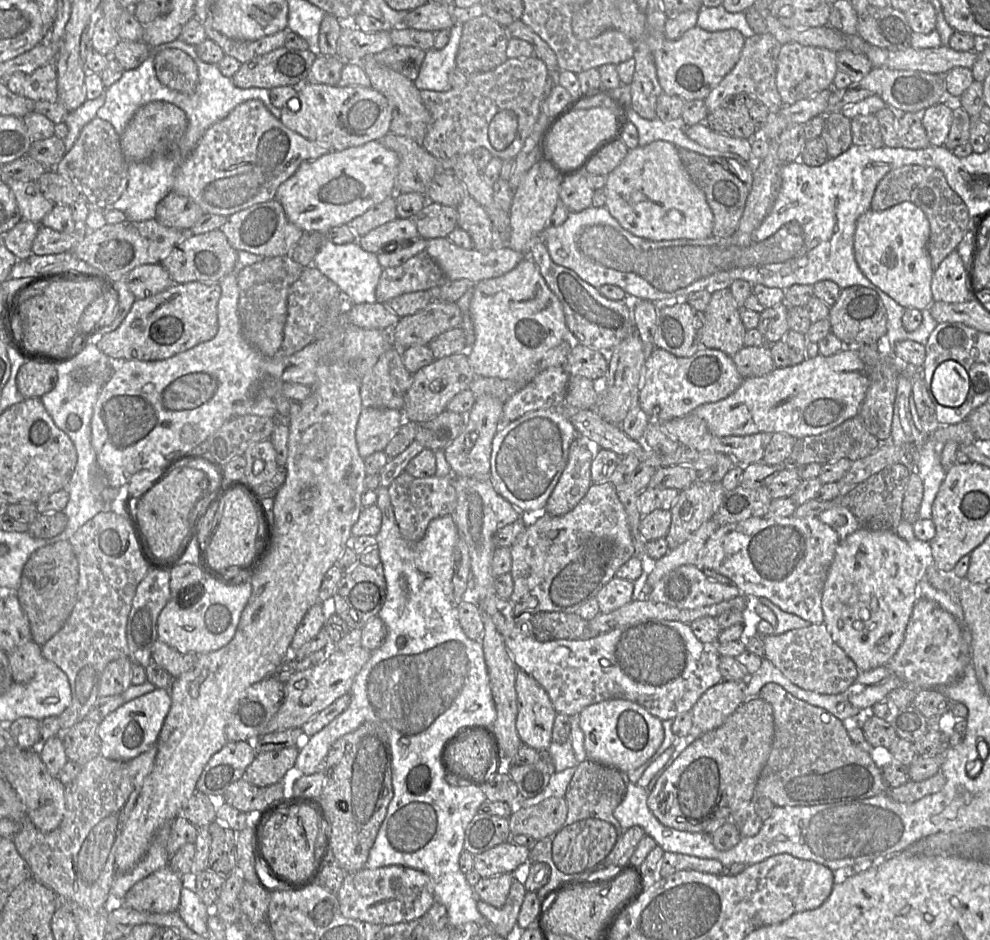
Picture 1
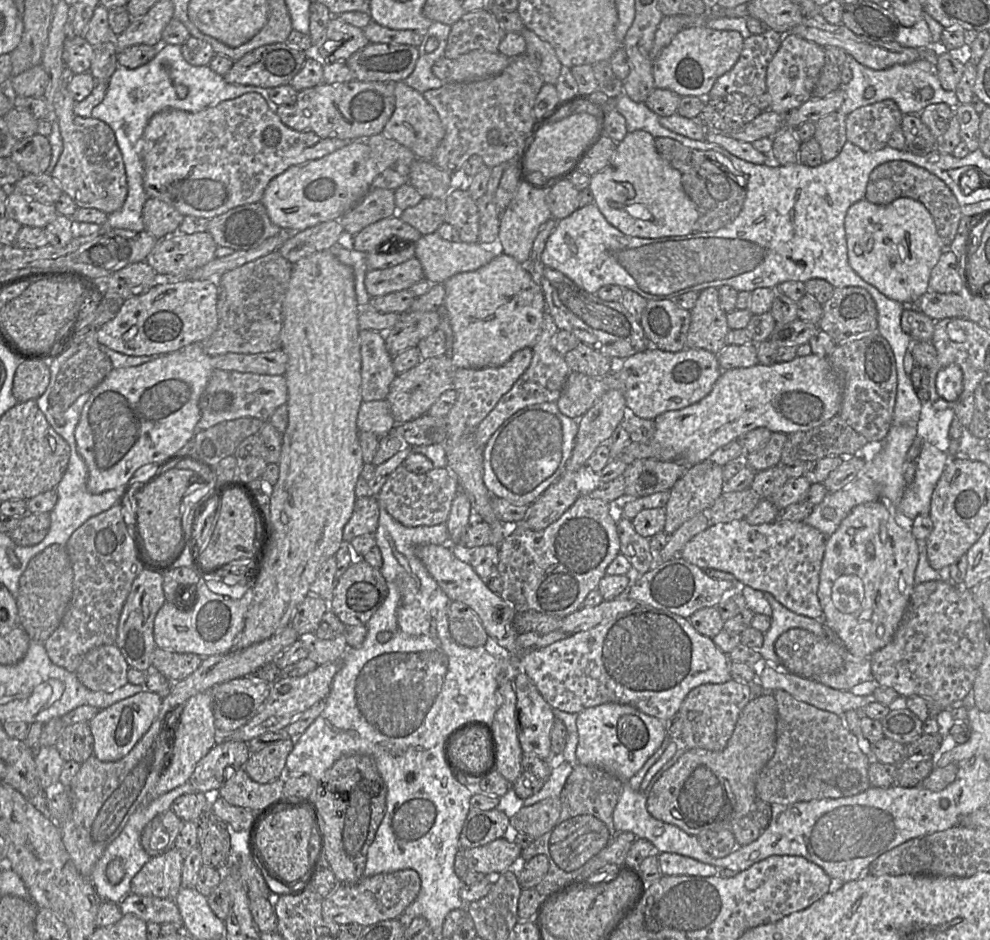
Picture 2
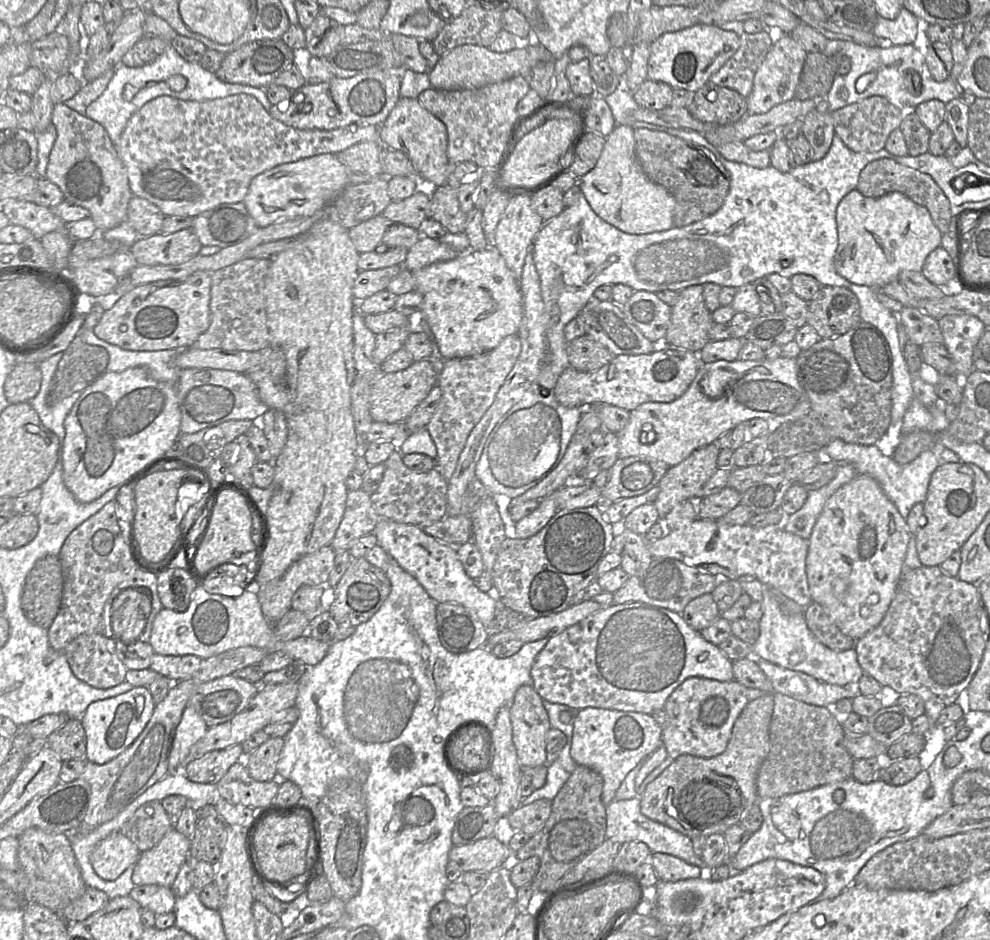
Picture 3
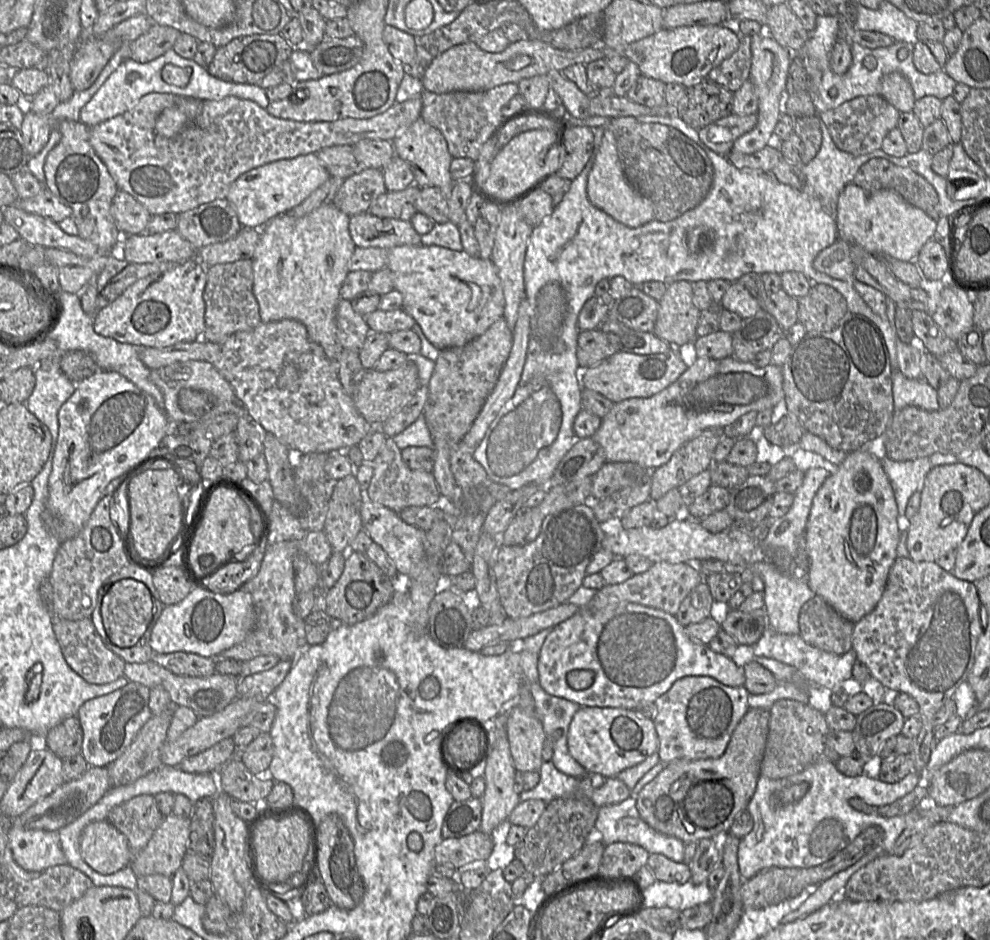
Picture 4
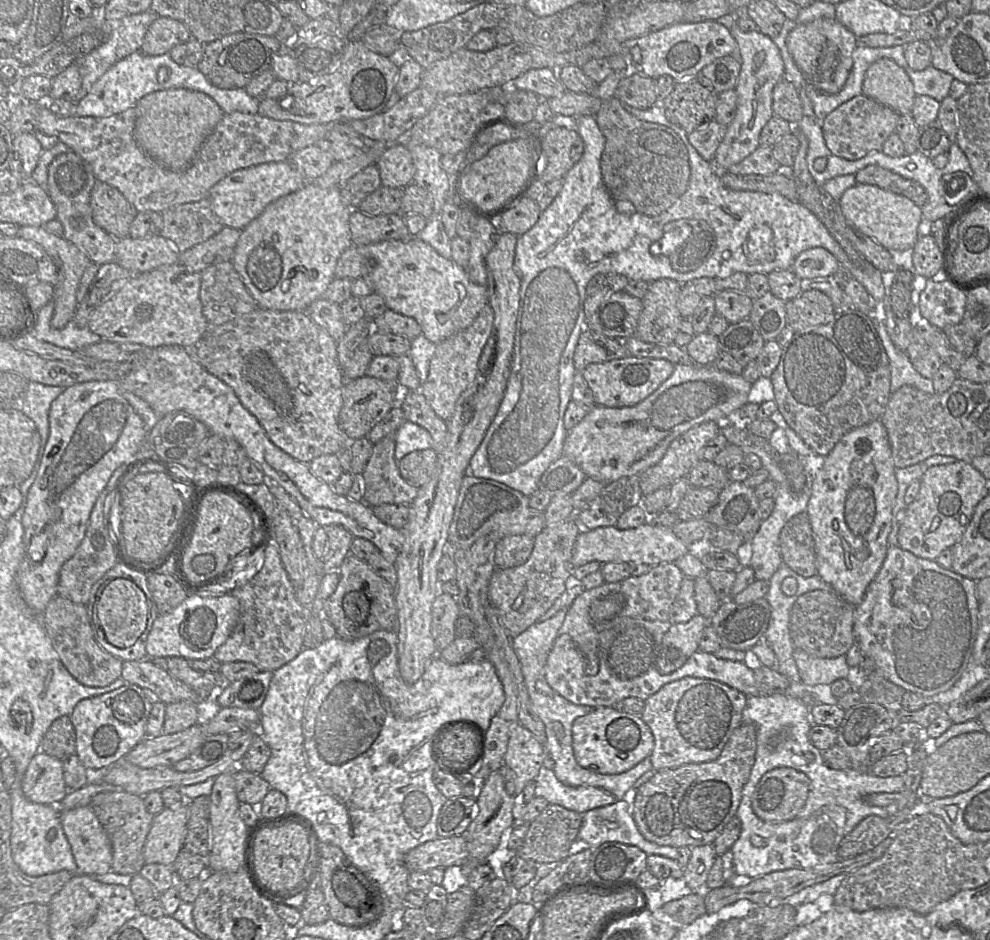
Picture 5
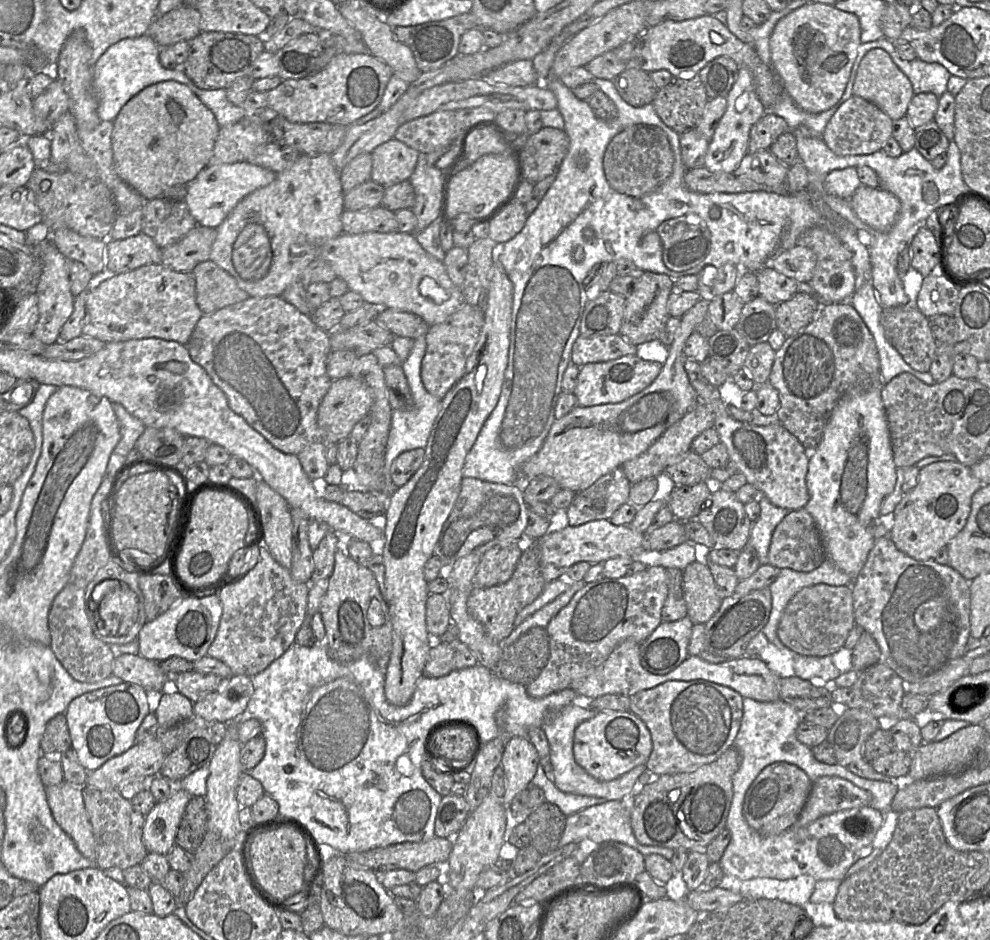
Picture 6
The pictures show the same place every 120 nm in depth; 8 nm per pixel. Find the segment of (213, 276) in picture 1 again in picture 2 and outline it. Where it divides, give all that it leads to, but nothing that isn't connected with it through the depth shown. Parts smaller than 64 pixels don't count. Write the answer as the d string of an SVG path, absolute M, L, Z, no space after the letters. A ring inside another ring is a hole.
M206 232L173 235L158 239L146 262L161 275L189 275L214 259L218 245Z

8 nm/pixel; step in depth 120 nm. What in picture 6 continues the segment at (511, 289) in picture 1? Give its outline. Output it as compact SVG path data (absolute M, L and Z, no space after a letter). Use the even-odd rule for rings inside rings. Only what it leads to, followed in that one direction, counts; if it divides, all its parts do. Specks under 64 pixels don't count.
M400 231L391 233L367 232L362 234L342 233L325 241L319 247L319 257L327 261L337 277L342 278L350 291L359 293L365 302L398 311L411 312L420 316L430 327L448 319L465 303L463 291L450 280L442 261L438 260L417 241L414 234Z

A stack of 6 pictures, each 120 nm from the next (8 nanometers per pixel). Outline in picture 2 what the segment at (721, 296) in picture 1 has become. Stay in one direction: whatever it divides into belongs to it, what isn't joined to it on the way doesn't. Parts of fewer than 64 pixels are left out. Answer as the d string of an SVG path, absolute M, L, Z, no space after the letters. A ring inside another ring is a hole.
M718 288L700 291L690 315L687 348L704 349L717 354L728 345L730 328L727 313L720 307Z

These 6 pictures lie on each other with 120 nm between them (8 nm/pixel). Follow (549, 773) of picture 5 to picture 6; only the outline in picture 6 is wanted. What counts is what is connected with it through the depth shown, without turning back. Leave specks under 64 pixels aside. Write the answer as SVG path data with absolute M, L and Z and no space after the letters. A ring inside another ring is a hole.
M541 764L537 767L531 786L542 789L546 801L556 805L565 816L572 815L580 810L604 802L601 798L564 793L560 791L555 784L547 778Z

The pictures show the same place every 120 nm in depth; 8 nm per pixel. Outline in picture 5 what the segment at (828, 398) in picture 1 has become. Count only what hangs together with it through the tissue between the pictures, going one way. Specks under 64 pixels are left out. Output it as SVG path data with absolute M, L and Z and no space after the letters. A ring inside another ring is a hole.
M674 364L673 373L670 375L668 379L666 379L652 394L650 394L647 398L642 400L641 402L624 407L603 407L603 406L594 406L588 409L585 417L571 430L567 431L567 435L563 445L563 456L567 456L573 462L575 462L581 470L584 472L587 478L594 479L603 483L604 485L609 484L621 477L638 475L640 472L646 470L647 468L657 464L665 452L667 451L670 443L677 438L679 435L685 433L689 429L708 421L713 422L723 422L730 421L735 413L748 402L748 395L751 389L751 383L746 381L741 375L731 374L726 371L721 371L715 368L713 365L681 365Z

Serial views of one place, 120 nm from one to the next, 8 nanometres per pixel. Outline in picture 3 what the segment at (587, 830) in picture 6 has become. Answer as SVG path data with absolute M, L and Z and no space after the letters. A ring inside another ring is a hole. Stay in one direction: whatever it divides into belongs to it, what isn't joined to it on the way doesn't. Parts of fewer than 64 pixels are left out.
M636 796L632 799L627 800L612 800L606 806L606 838L611 840L616 840L620 843L624 842L631 842L631 841L638 841L643 842L648 846L652 853L664 853L669 854L675 857L680 858L681 860L685 861L686 863L698 866L702 869L707 869L707 866L703 862L702 858L698 857L692 847L692 839L685 836L684 834L665 826L659 822L651 820L644 816L640 811L640 797Z

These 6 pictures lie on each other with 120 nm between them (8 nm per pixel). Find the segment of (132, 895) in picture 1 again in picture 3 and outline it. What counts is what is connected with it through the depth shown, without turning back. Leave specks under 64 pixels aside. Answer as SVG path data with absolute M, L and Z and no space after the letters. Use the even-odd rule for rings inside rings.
M174 827L150 850L140 853L134 865L135 886L171 888L181 866L189 859L190 840Z

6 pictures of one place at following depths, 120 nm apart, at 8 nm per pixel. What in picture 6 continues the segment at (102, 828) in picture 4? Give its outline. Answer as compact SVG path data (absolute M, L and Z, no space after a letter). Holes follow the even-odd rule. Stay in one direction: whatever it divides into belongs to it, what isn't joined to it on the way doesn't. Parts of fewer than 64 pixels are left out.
M66 781L45 787L52 816L71 837L79 852L95 863L95 839L85 809L82 787Z

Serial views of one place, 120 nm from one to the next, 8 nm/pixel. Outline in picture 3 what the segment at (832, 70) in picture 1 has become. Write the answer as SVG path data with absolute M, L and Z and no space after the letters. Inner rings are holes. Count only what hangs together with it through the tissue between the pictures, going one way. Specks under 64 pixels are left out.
M782 32L779 40L771 47L765 60L756 71L753 88L746 97L748 114L763 114L774 106L792 100L807 56L804 47L789 34Z

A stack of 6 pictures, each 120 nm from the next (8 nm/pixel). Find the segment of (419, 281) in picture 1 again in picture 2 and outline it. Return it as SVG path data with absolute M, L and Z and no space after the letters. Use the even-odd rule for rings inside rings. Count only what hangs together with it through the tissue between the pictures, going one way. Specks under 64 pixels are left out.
M413 257L393 267L368 270L364 283L368 294L371 297L378 297L410 289L423 279L425 278L422 265Z

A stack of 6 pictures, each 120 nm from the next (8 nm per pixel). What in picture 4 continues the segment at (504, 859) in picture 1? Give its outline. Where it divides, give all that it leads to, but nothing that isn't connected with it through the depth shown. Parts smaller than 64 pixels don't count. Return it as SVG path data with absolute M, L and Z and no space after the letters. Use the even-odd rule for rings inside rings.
M480 830L459 838L443 839L435 848L436 865L459 869L475 861L486 861L493 851L490 835Z

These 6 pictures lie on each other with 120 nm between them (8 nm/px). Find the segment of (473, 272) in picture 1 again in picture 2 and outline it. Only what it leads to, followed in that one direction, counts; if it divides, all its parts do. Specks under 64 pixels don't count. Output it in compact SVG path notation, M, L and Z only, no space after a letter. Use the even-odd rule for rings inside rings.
M437 232L422 235L415 243L415 258L422 265L424 278L432 284L443 284L458 273L475 271L494 257L480 243L450 242Z

